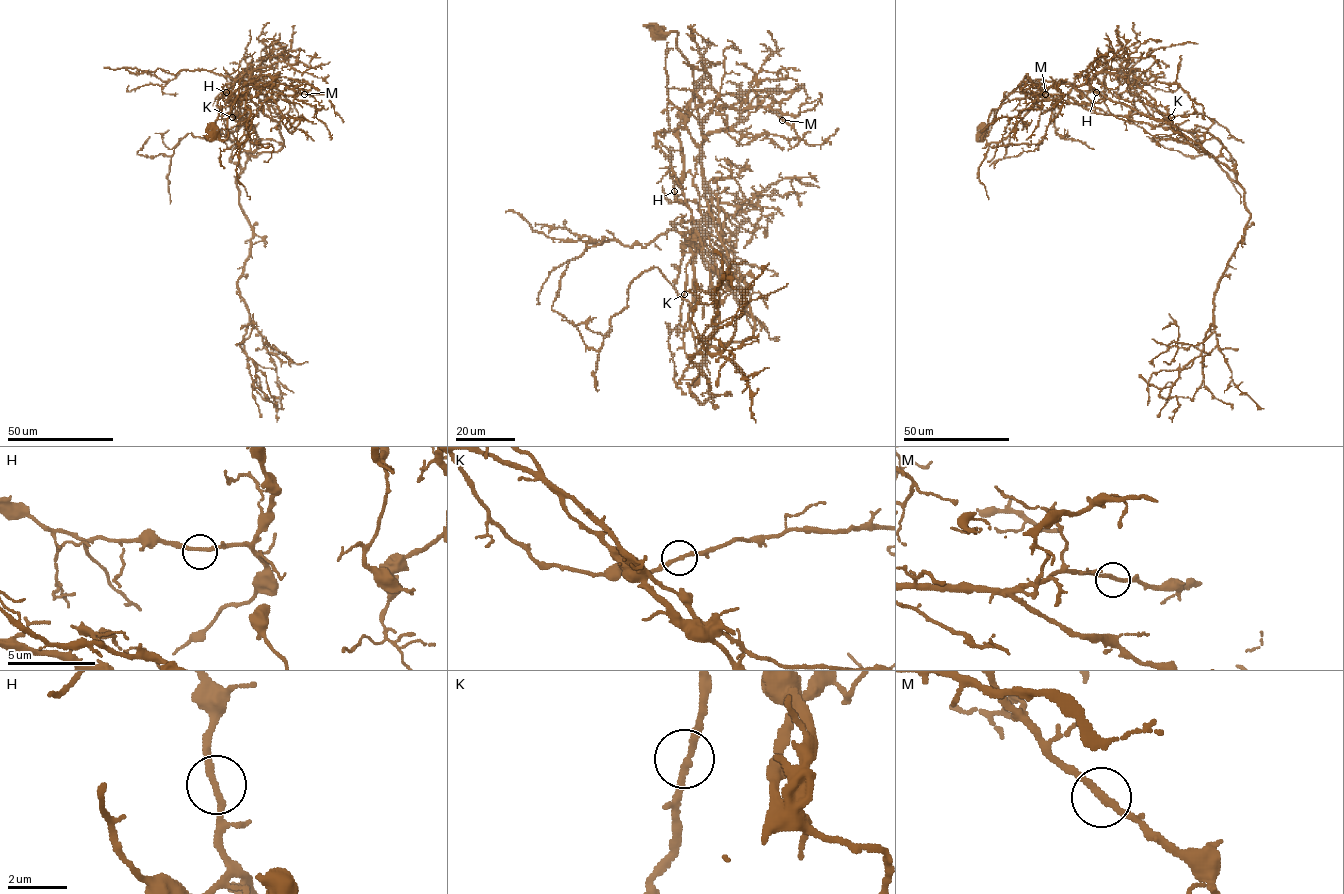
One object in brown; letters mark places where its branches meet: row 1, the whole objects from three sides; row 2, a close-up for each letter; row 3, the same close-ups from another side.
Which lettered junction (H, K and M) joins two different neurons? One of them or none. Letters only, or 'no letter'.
no letter

